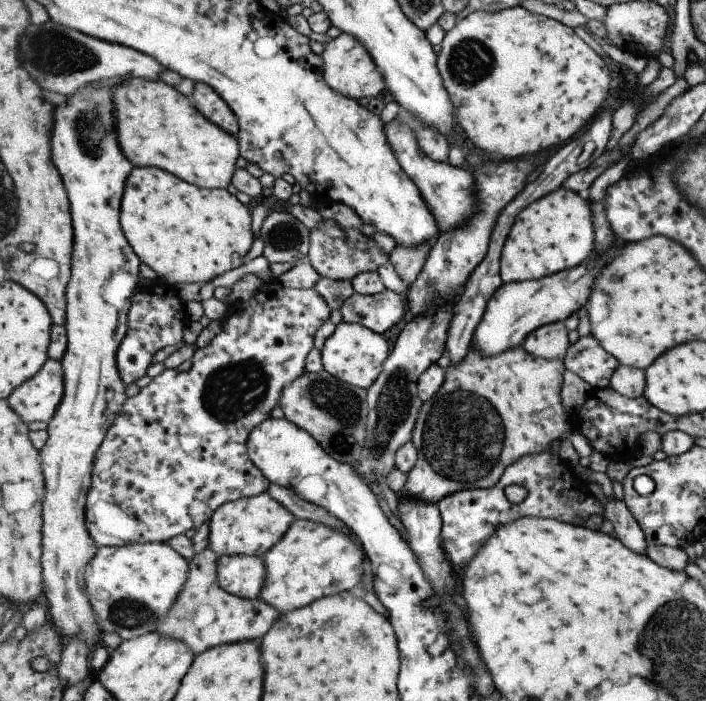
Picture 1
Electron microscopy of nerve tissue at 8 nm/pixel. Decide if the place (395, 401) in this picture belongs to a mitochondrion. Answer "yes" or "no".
yes

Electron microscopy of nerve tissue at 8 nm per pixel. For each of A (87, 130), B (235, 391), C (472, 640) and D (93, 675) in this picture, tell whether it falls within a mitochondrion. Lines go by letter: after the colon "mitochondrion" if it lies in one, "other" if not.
A: mitochondrion
B: mitochondrion
C: other
D: other

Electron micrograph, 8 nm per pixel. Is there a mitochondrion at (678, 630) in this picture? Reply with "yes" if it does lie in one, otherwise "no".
yes

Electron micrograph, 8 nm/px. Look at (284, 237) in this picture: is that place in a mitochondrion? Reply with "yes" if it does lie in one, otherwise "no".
yes

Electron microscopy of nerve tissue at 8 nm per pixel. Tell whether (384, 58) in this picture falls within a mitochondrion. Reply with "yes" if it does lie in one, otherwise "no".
no

